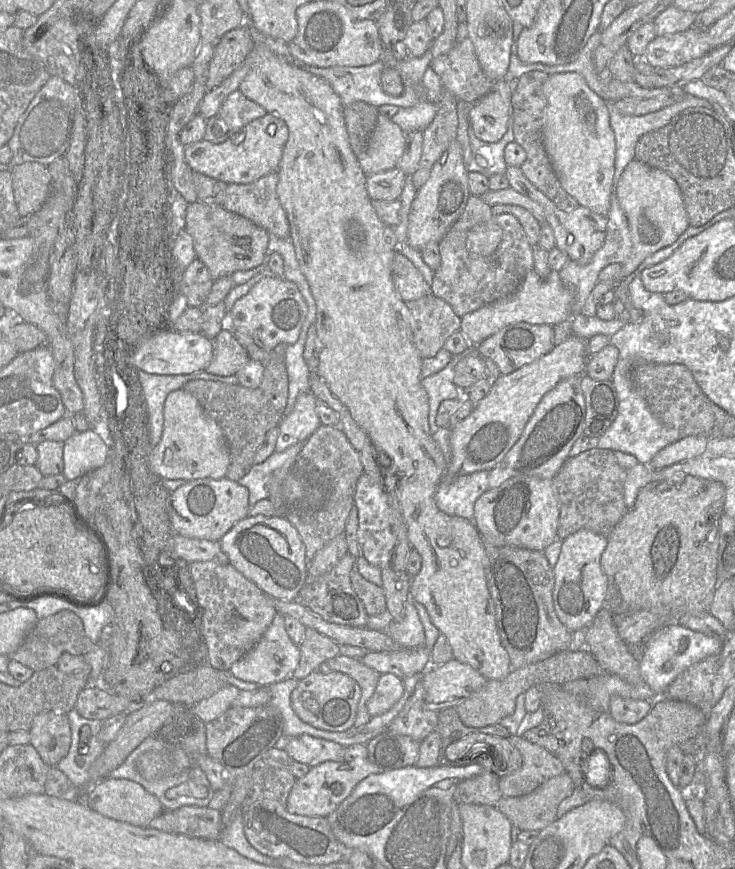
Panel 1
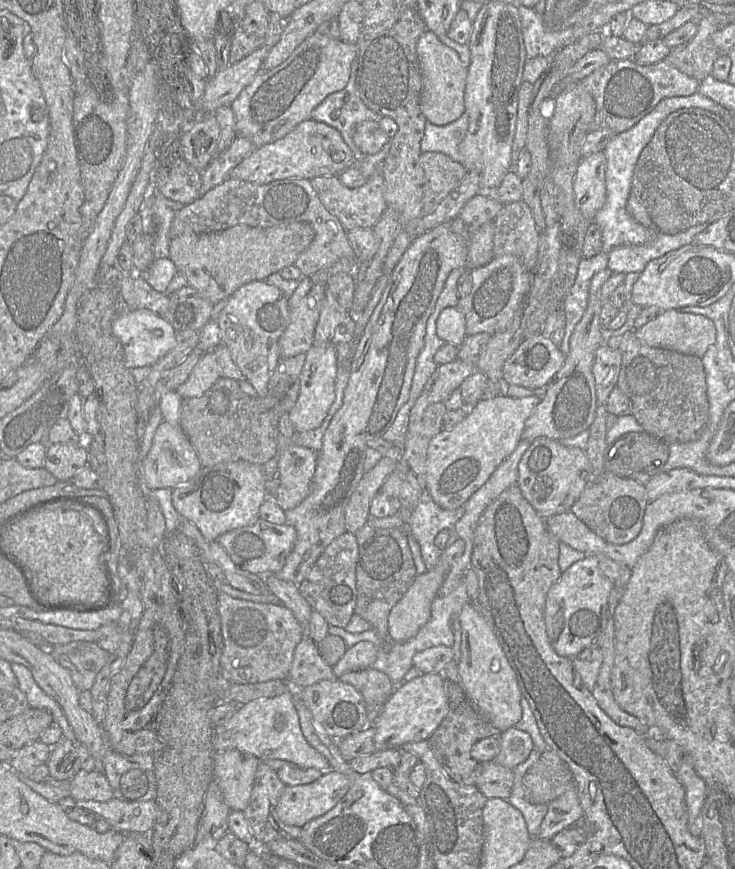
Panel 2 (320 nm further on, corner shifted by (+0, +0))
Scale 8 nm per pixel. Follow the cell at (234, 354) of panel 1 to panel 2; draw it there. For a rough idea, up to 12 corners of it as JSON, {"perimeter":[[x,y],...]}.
{"perimeter":[[214,350],[205,352],[176,391],[202,396],[221,377]]}

